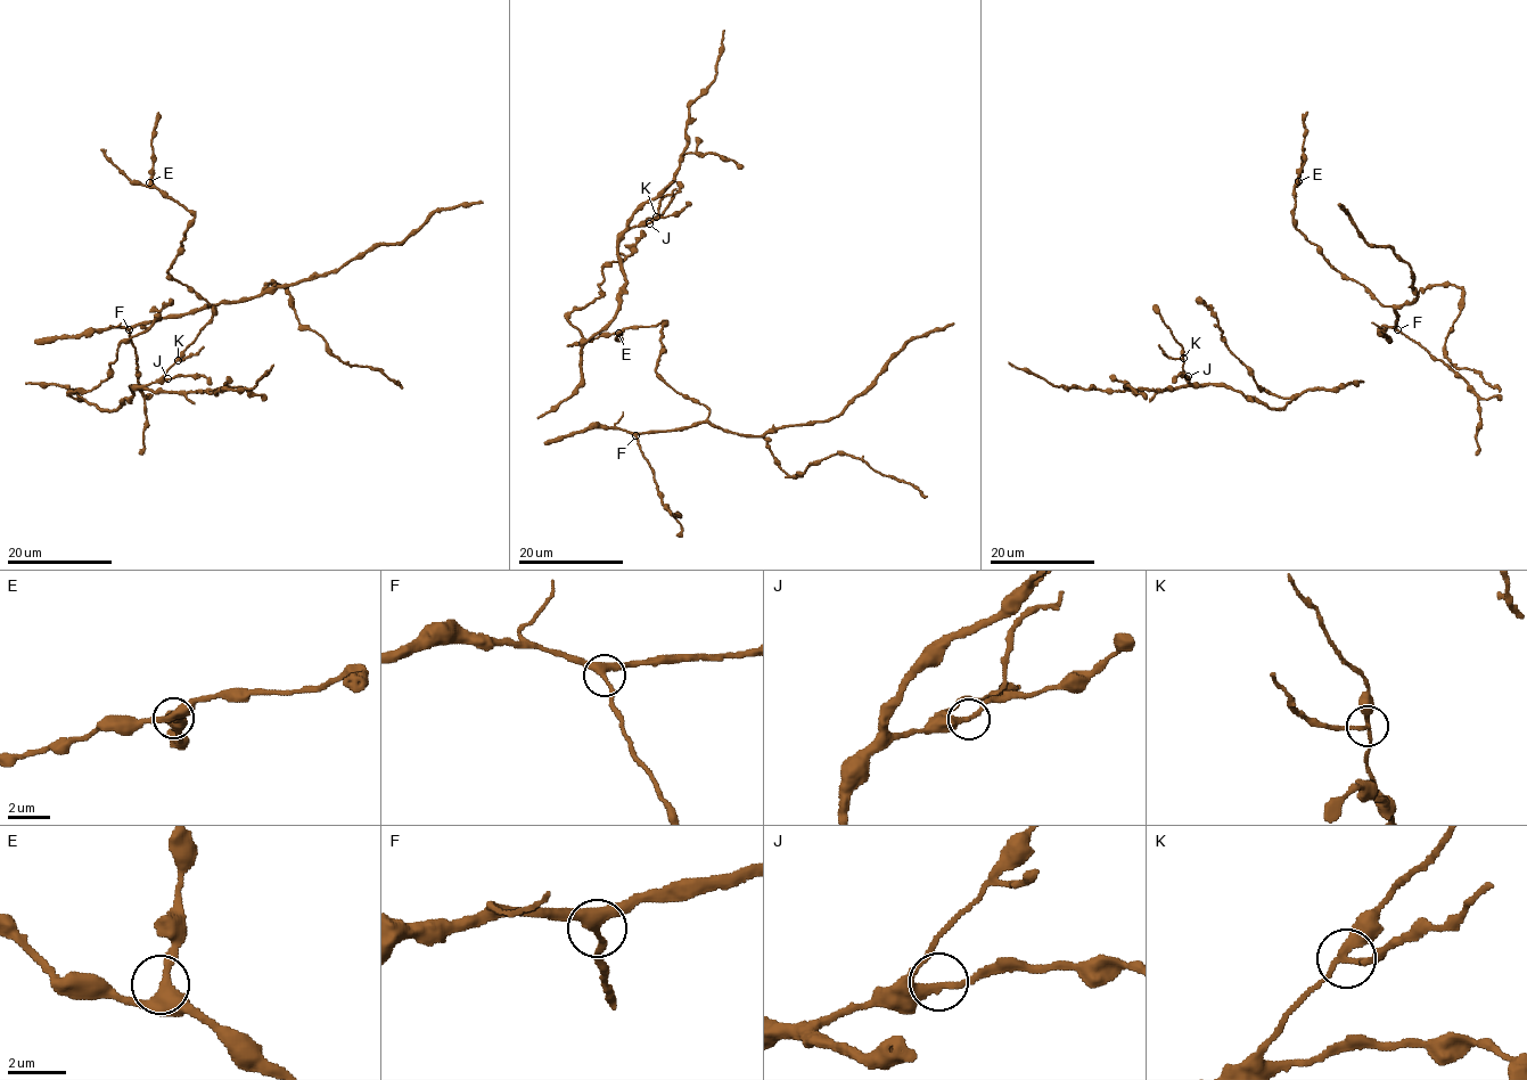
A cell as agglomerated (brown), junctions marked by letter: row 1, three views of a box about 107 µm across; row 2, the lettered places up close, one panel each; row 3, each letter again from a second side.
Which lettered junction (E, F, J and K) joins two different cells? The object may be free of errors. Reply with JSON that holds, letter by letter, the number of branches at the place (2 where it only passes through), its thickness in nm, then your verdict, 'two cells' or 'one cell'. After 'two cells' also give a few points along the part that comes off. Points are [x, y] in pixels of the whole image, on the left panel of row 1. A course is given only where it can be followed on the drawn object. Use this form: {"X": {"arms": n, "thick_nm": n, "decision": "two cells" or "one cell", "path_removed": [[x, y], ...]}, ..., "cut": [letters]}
{"E": {"arms": 3, "thick_nm": 320, "decision": "one cell"}, "F": {"arms": 3, "thick_nm": 320, "decision": "one cell"}, "J": {"arms": 3, "thick_nm": 240, "decision": "one cell"}, "K": {"arms": 3, "thick_nm": 200, "decision": "two cells", "path_removed": [[178, 360], [204, 346]]}, "cut": ["K"]}

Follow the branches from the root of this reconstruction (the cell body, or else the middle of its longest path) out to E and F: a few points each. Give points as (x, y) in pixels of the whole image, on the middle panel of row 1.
E: (547, 441), (593, 427), (684, 428), (707, 417), (708, 409), (675, 392), (656, 370), (667, 322), (618, 333)
F: (547, 441), (593, 427), (625, 430), (635, 435)

